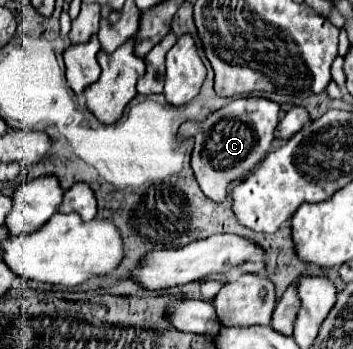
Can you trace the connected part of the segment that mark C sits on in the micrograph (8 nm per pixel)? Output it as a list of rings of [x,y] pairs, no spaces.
[[[261,97],[235,99],[223,105],[221,109],[217,109],[215,113],[211,113],[209,117],[205,117],[203,121],[199,121],[197,133],[193,135],[195,147],[191,153],[191,167],[205,197],[221,203],[227,197],[231,183],[247,175],[267,155],[273,143],[273,137],[289,139],[291,135],[301,131],[301,127],[307,121],[309,121],[309,115],[301,107],[289,109],[279,121],[279,105],[269,99],[261,99]]]

